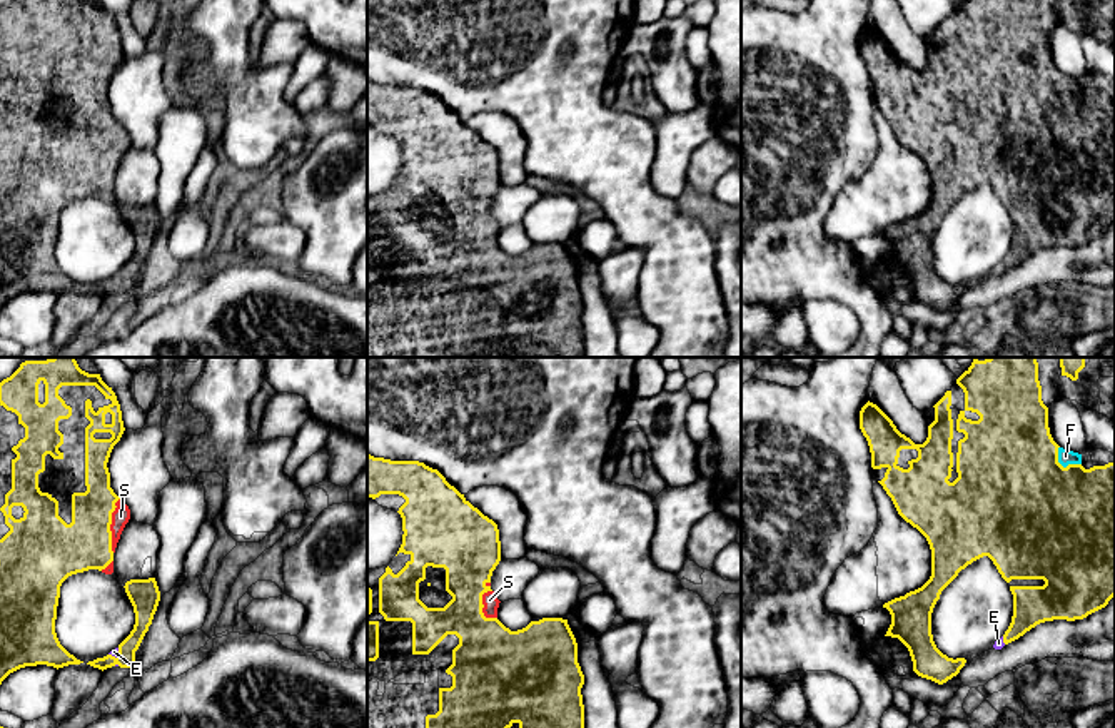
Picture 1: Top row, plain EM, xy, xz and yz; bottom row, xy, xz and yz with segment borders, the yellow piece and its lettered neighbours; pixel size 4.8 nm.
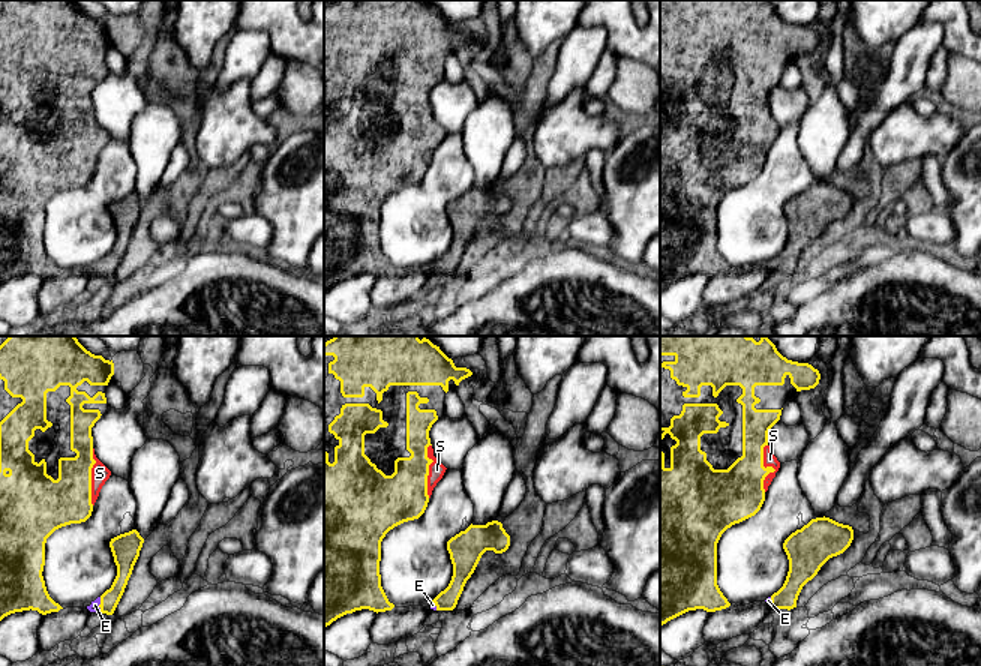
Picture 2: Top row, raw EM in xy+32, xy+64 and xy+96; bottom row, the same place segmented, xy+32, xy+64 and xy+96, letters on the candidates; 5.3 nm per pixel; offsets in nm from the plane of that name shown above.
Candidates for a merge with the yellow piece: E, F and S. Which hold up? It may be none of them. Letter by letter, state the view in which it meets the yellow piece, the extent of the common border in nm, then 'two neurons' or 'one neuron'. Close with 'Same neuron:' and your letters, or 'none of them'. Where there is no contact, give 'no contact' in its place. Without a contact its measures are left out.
E: contact in xy; length 70 nm; one neuron
F: contact in yz; length 150 nm; one neuron
S: contact in xy; length 260 nm; one neuron
Same neuron: E, F, S

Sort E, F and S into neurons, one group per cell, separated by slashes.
E F S

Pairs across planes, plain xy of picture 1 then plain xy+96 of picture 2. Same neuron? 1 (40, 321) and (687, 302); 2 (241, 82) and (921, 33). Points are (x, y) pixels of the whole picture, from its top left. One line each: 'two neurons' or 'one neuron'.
1: one neuron
2: two neurons

